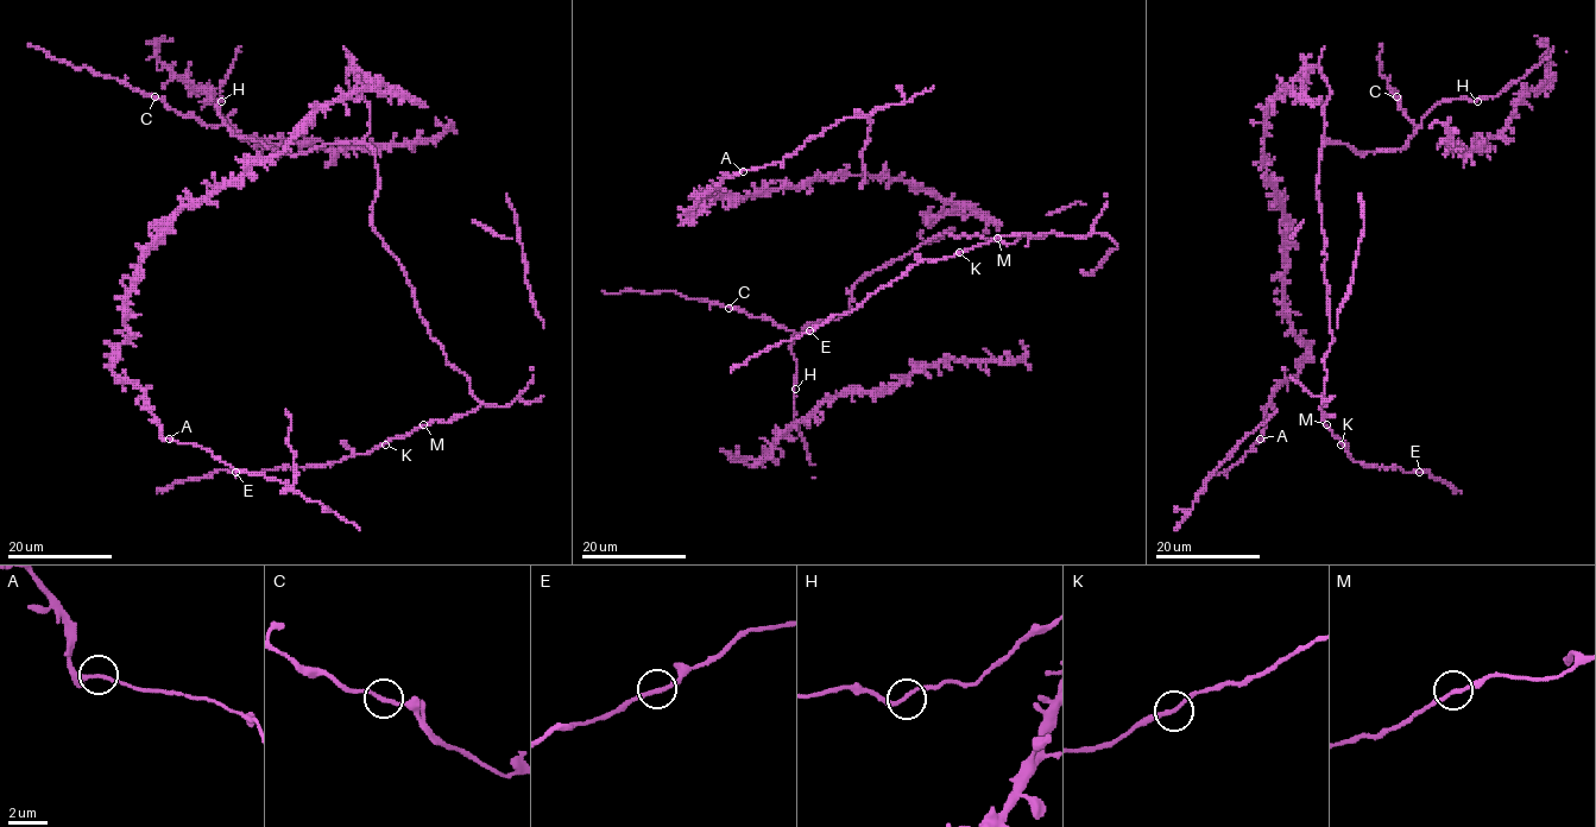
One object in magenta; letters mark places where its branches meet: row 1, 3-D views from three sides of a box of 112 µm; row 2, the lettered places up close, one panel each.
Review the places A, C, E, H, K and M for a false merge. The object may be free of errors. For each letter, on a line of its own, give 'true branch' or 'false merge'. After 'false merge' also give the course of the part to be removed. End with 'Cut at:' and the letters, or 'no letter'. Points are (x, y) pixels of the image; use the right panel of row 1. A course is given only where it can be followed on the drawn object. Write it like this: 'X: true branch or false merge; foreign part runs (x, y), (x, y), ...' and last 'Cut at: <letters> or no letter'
A: false merge; foreign part runs (1261, 439), (1229, 469), (1219, 474), (1212, 473), (1205, 487), (1207, 477), (1231, 450), (1278, 410)
C: true branch
E: true branch
H: true branch
K: true branch
M: true branch
Cut at: A

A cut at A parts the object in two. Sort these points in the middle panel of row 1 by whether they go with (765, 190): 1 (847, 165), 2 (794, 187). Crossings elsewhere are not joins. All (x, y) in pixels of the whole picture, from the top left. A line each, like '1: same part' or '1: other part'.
1: same part
2: same part

